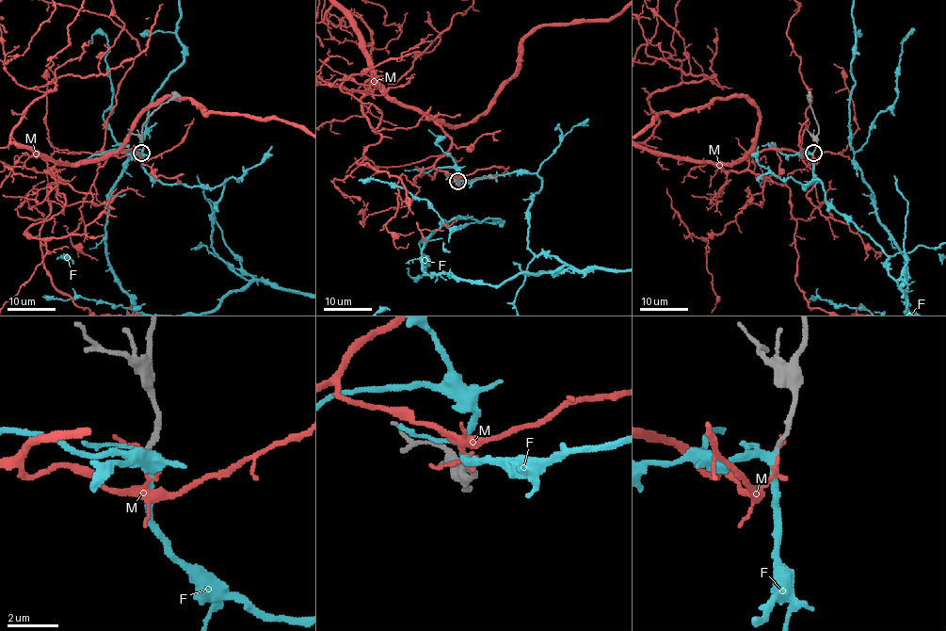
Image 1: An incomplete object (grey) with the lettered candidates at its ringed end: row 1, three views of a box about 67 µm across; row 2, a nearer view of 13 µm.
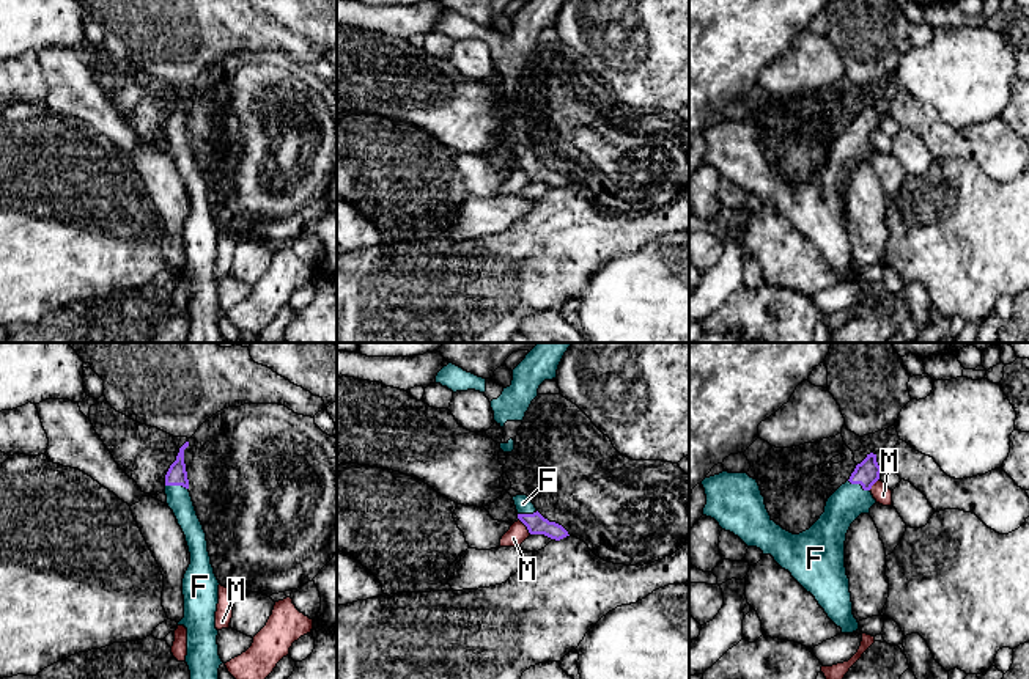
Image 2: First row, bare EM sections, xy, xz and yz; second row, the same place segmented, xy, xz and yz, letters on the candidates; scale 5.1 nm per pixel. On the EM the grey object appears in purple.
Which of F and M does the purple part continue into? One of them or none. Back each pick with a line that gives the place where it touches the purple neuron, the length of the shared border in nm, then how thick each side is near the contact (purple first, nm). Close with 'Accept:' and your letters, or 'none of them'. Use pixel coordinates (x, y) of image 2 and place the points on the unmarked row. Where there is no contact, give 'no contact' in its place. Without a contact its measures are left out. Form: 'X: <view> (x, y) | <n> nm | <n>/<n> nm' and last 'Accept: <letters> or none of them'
F: xy (177, 132) | 120 nm | 110/130 nm
Accept: F

